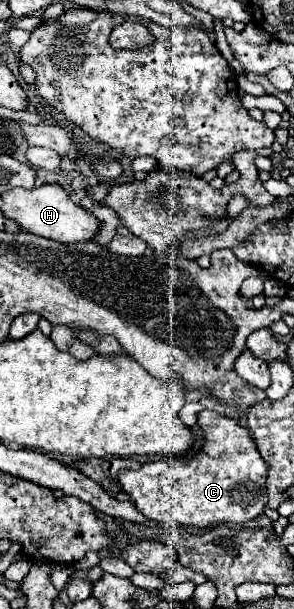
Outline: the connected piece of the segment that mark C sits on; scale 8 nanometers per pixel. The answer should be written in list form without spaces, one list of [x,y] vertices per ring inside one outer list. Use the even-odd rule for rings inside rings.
[[[201,411],[197,425],[203,431],[203,447],[191,457],[169,457],[153,463],[145,463],[137,471],[119,471],[117,481],[125,493],[129,493],[135,507],[161,526],[213,527],[217,523],[245,523],[263,513],[267,503],[267,465],[261,461],[253,437],[235,419],[219,415],[215,411]]]

